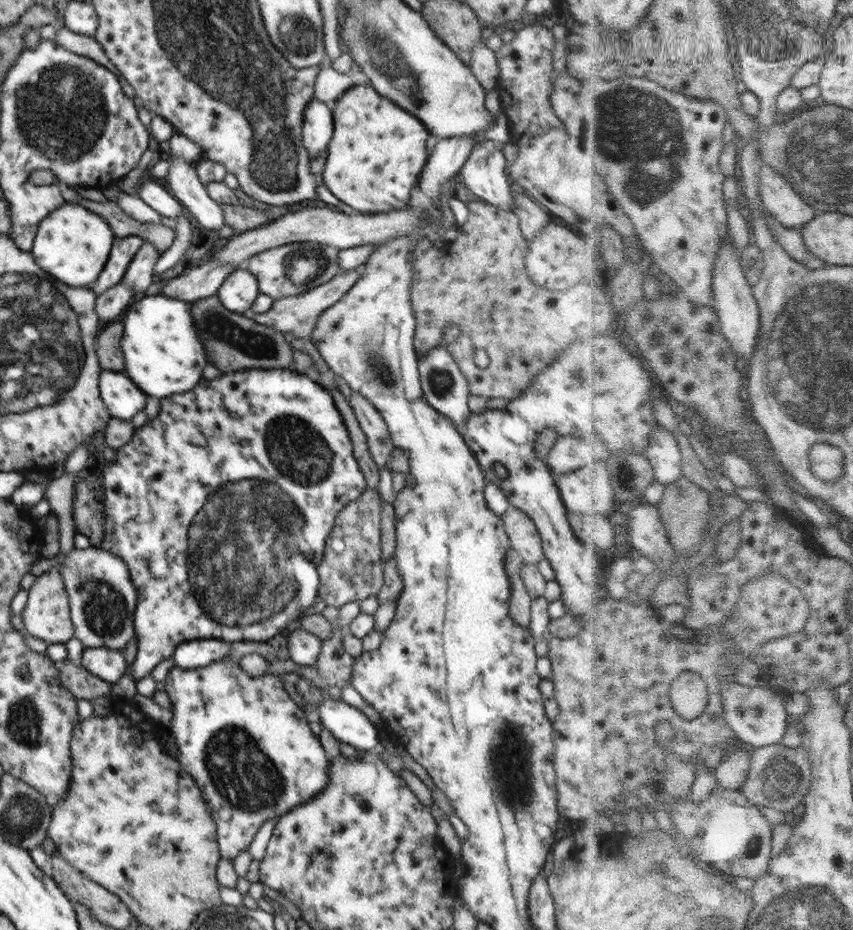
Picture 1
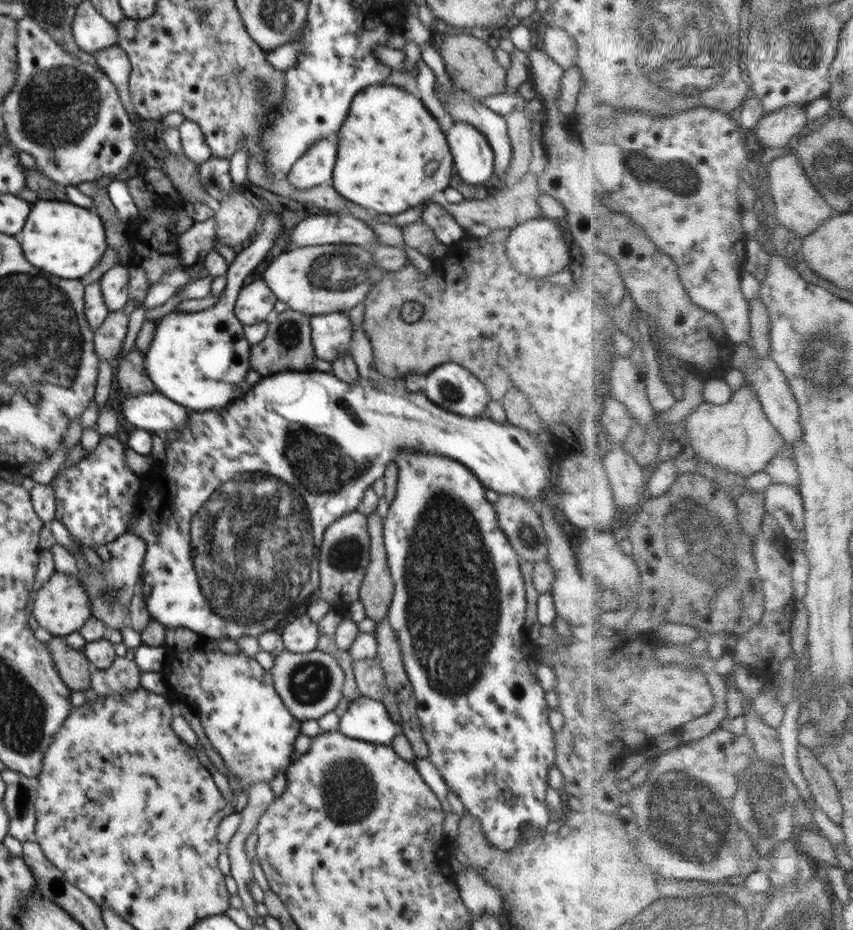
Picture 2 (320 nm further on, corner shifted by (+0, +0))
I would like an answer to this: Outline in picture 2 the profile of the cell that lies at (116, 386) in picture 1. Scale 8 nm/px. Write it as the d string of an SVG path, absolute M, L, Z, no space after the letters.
M117 392L119 416L137 429L160 434L183 428L190 410L175 404L160 392L127 396Z

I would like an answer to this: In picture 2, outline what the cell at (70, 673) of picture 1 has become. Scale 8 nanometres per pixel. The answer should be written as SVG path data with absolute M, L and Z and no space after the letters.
M53 636L46 643L59 675L72 691L91 688L91 666L87 656L79 649L72 648L63 636Z

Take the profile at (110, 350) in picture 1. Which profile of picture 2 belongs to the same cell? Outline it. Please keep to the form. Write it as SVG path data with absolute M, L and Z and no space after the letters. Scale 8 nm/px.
M136 348L121 360L115 374L115 389L127 396L157 392L144 368L144 354Z

